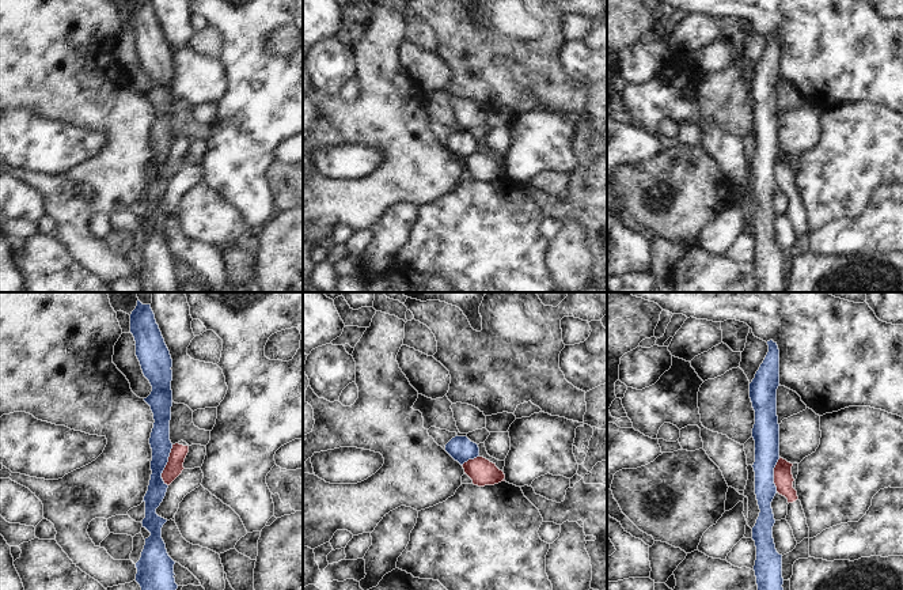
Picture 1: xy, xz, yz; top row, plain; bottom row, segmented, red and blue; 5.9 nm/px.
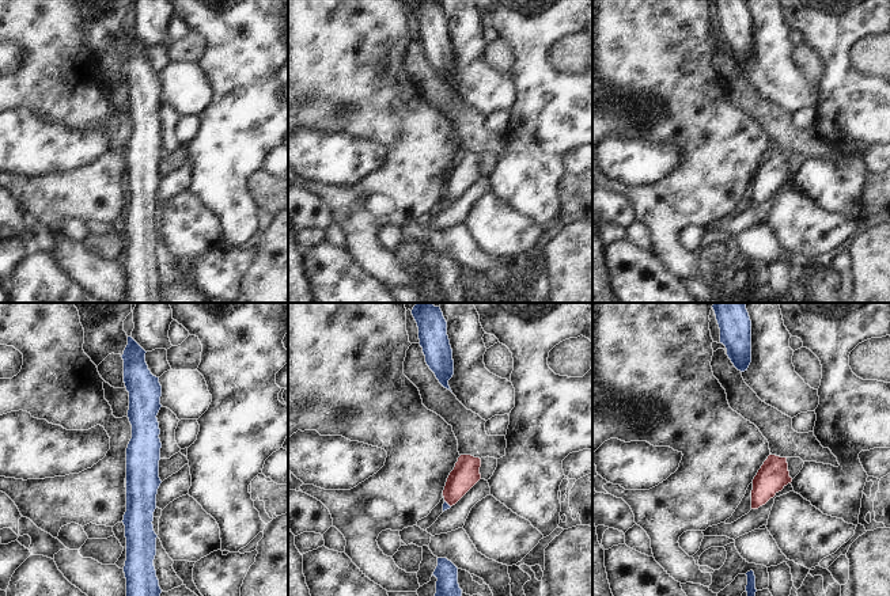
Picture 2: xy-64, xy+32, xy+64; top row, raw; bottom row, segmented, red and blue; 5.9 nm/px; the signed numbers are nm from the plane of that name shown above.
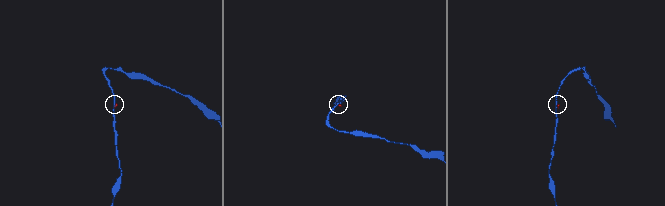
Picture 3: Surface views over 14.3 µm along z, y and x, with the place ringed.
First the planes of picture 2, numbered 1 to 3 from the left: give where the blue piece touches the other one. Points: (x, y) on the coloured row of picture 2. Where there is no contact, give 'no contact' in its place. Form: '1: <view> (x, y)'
1: no contact
2: xy+32 (447, 503)
3: no contact

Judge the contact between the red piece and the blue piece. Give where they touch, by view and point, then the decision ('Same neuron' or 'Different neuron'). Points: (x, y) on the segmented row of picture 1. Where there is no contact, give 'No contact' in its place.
Touches red at xy (166, 465). Different neuron.

